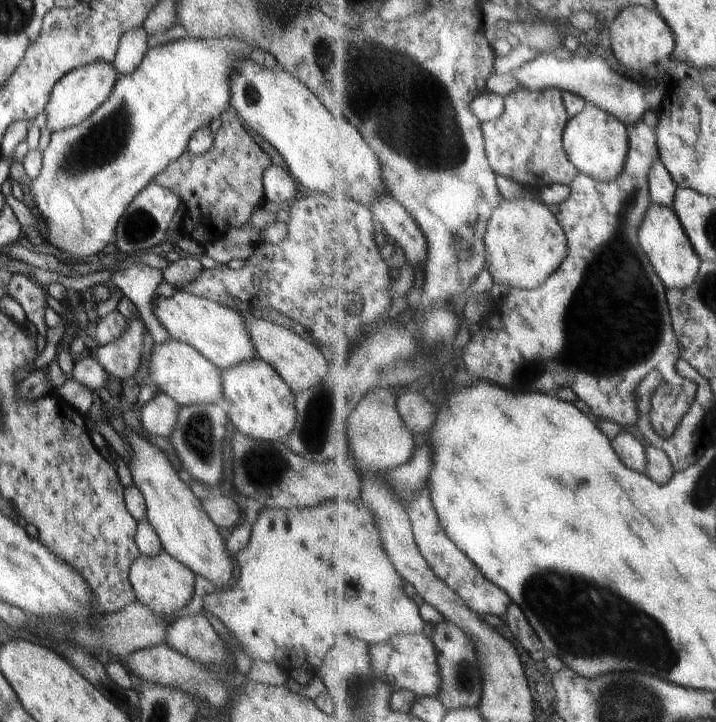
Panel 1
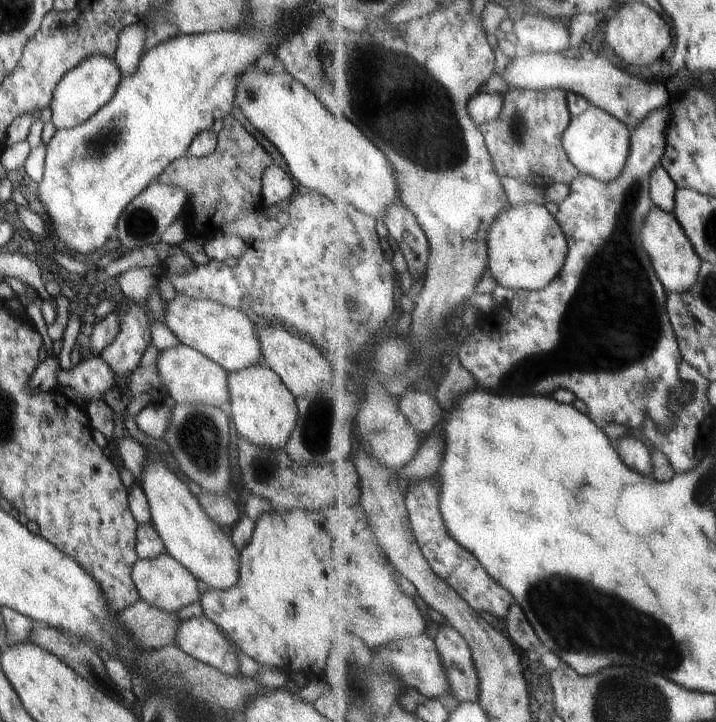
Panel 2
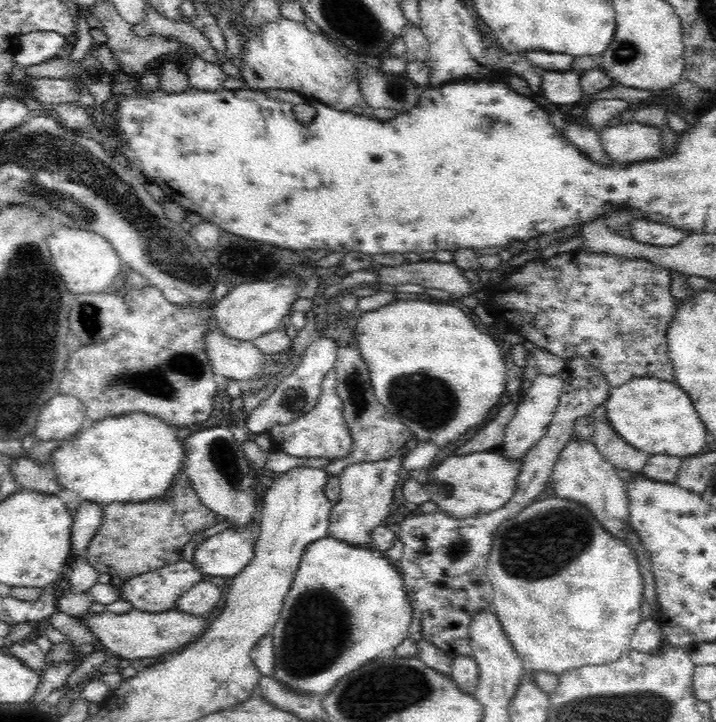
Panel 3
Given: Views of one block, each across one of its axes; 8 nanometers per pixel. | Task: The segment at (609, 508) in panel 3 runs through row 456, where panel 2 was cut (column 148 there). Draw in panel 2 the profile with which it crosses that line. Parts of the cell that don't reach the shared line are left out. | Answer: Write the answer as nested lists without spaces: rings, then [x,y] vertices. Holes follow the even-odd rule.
[[[166,552],[153,559],[138,559],[131,570],[132,582],[136,585],[139,598],[150,606],[163,609],[167,613],[177,613],[180,609],[198,602],[197,578],[183,564]]]

